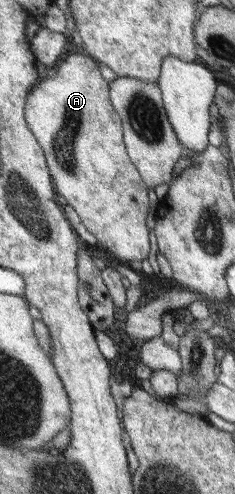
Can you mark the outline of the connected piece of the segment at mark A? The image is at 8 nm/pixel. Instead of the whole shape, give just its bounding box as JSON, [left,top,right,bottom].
[25,48,147,264]

